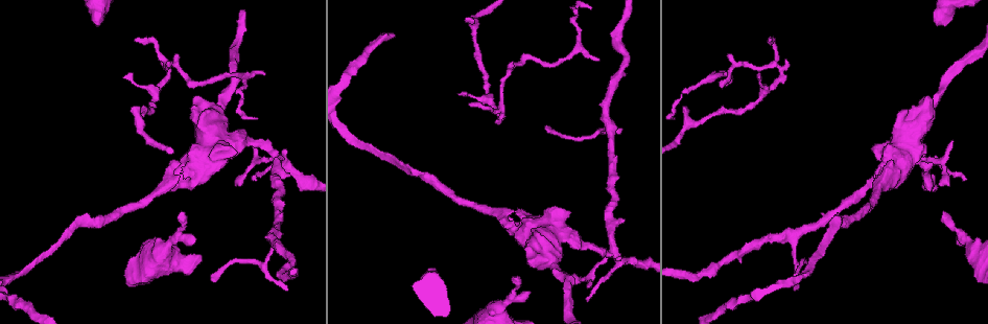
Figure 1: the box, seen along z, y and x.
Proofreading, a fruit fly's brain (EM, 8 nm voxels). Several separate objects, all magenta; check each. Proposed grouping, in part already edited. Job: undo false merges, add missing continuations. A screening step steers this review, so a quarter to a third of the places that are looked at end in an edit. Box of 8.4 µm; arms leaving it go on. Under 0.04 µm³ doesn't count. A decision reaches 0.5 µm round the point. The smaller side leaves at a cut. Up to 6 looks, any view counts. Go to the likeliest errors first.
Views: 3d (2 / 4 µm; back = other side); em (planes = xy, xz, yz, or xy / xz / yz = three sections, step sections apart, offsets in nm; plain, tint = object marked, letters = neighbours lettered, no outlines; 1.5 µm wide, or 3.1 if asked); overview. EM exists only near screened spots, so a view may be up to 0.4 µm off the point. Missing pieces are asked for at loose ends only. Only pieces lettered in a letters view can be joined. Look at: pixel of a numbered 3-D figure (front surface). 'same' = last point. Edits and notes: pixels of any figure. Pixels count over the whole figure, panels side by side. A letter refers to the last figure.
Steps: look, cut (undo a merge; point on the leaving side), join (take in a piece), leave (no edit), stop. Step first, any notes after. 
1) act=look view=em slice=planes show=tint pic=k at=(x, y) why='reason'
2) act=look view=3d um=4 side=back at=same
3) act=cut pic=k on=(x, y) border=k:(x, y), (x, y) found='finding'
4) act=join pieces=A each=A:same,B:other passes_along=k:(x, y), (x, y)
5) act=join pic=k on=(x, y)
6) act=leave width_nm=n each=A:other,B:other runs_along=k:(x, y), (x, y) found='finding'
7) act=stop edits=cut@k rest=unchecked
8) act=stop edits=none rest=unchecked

act=look view=em slice=planes show=letters pic=1 at=(276, 160) why='side arm on a straight run'

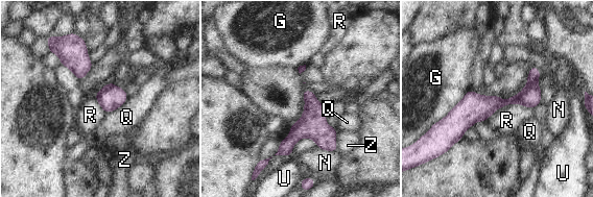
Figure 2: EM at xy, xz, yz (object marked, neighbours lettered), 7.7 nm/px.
act=cut pic=2 on=(530, 96) width_nm=150 each=G:other,N:other,Q:other,R:other,U:other,Z:other part_leaving=2:(538, 90), (473, 107), (445, 132) found='a second neuron is stuck on'

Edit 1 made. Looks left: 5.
act=look view=overview why='redraw'

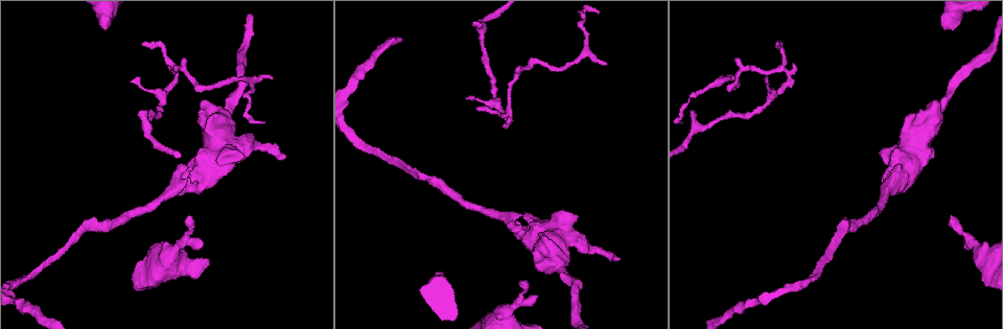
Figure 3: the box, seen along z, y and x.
act=look view=em slice=planes show=letters pic=3 at=(950, 217) why='an open end'

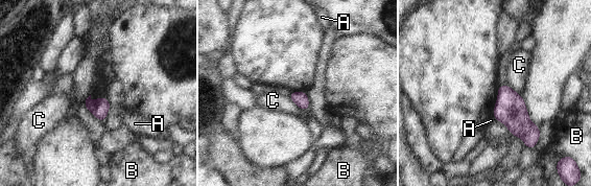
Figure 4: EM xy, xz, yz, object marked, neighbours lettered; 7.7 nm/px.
act=leave longest_contact=C:200nm each=A:other,B:other,C:other found='none of them fits'

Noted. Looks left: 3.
act=look view=em slice=planes show=tint pic=3 at=(201, 101) why='thick end'

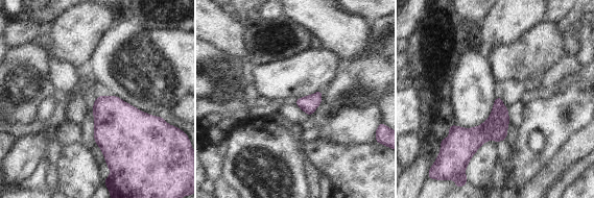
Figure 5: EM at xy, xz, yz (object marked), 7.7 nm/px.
act=look view=em slice=planes show=letters at=same

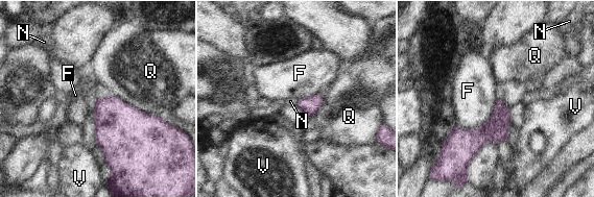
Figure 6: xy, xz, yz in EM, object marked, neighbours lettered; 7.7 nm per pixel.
act=leave each=F:other,N:other,Q:other,V:other border=6:(97, 98), (92, 109) found='none of them fits'

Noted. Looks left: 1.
act=stop edits=cut@2 rest=unchecked

